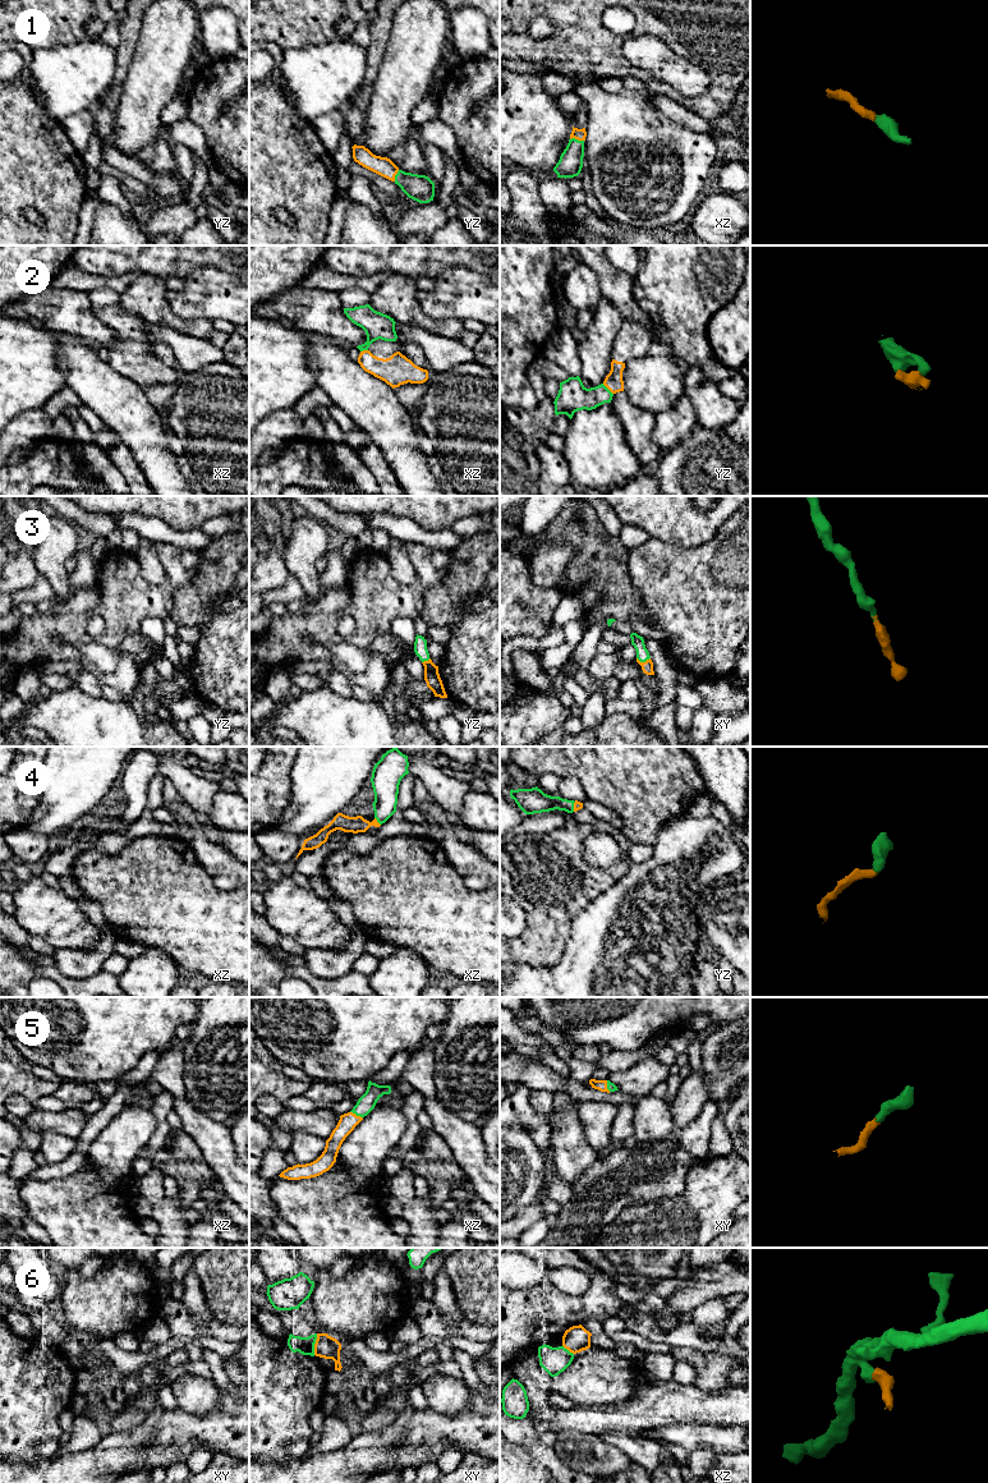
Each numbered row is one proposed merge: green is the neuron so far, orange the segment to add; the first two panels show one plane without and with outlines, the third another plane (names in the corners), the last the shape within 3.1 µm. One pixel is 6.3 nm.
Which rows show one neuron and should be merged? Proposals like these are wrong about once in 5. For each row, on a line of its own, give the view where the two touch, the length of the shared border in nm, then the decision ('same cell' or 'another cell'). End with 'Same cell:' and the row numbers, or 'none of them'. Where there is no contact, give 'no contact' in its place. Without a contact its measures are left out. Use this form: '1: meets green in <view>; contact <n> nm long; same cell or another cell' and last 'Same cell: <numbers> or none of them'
1: meets green in xz; contact 90 nm long; same cell
2: meets green in yz; contact 100 nm long; same cell
3: meets green in xy; contact 90 nm long; same cell
4: meets green in xz; contact 70 nm long; same cell
5: meets green in xz; contact 90 nm long; same cell
6: meets green in xy; contact 140 nm long; another cell
Same cell: 1, 2, 3, 4, 5

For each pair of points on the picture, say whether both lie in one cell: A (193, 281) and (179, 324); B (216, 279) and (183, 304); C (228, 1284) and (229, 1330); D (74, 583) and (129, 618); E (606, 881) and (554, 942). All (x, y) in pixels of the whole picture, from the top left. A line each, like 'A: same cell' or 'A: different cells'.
A: different cells
B: same cell
C: different cells
D: different cells
E: same cell

